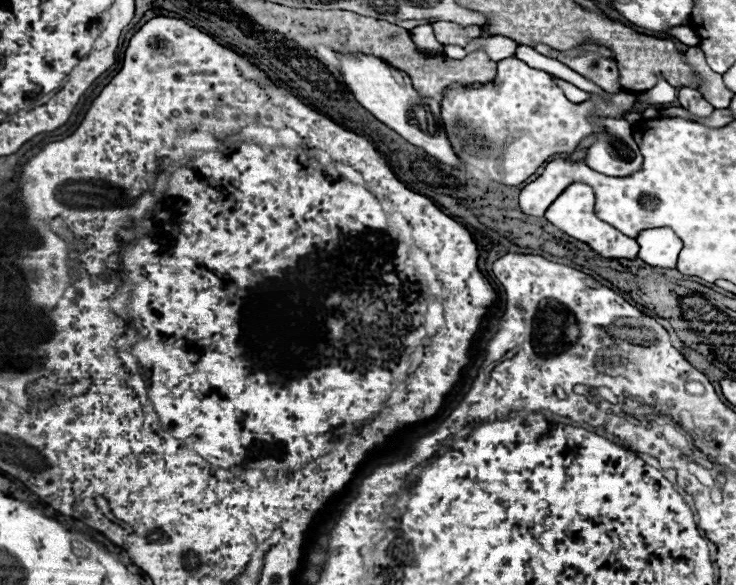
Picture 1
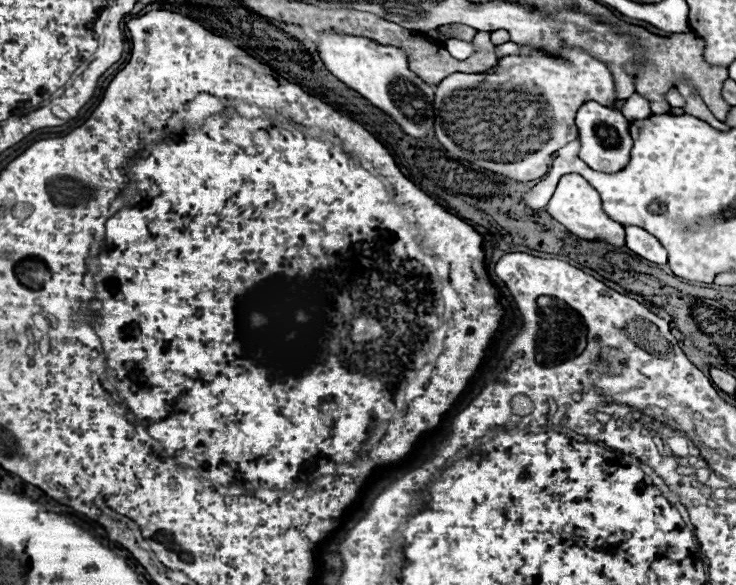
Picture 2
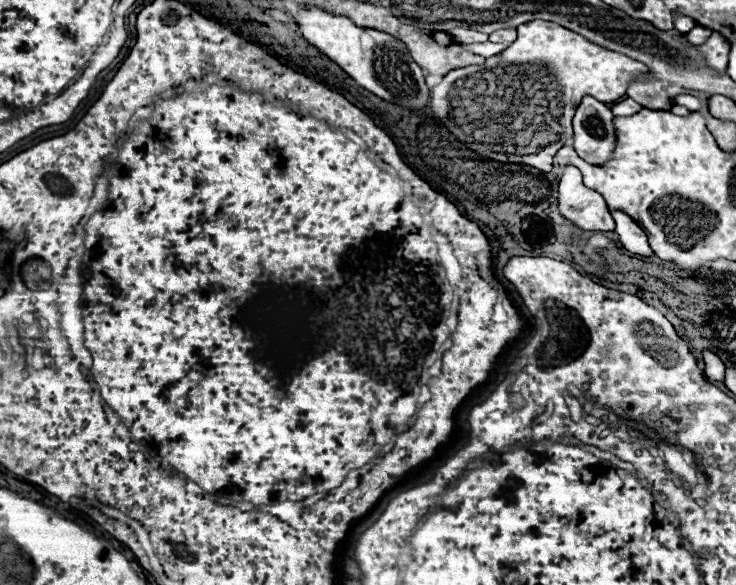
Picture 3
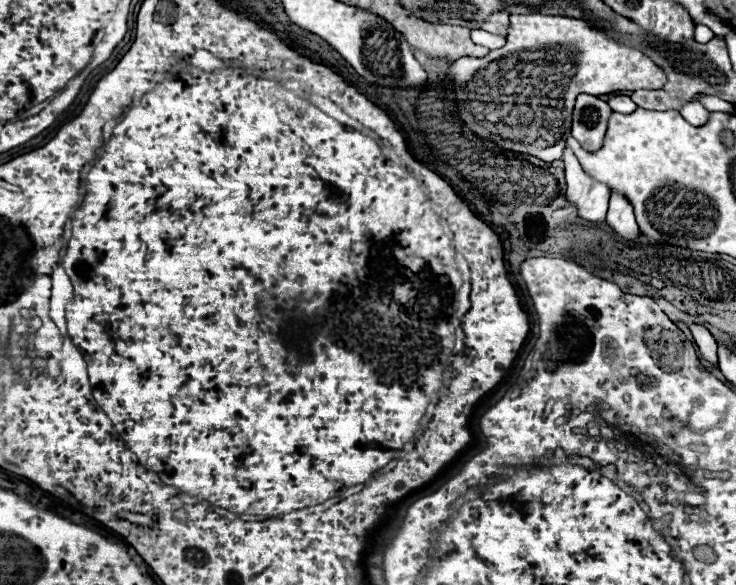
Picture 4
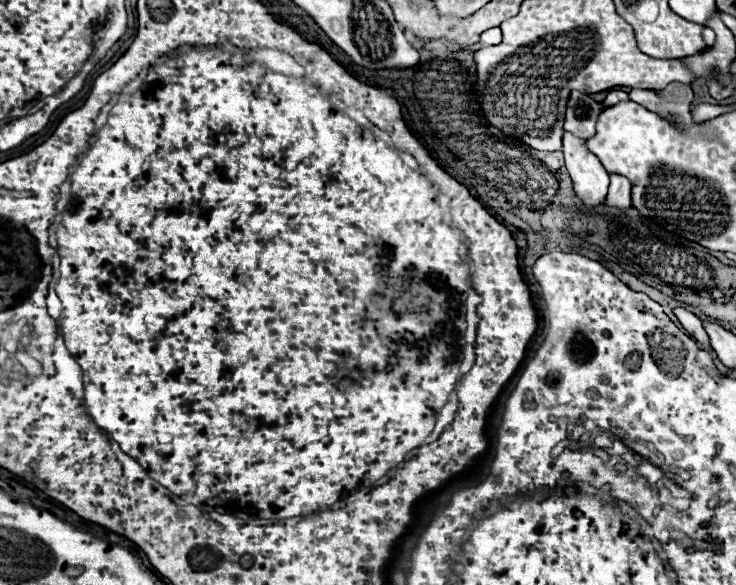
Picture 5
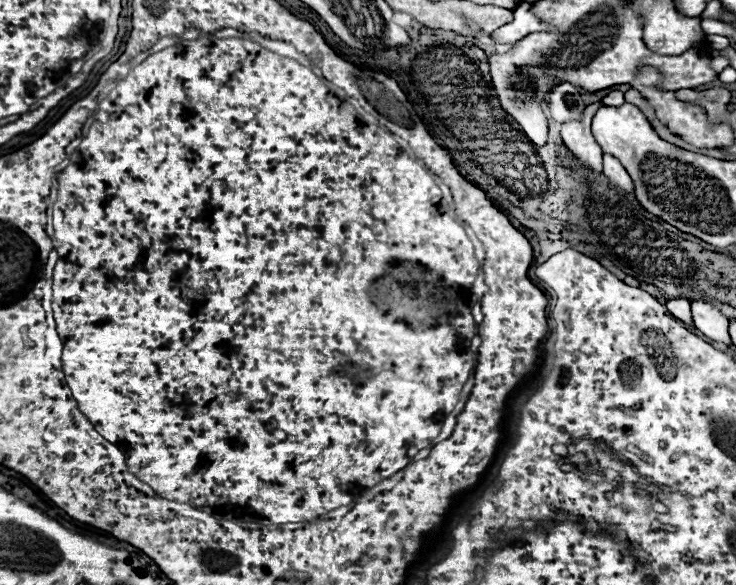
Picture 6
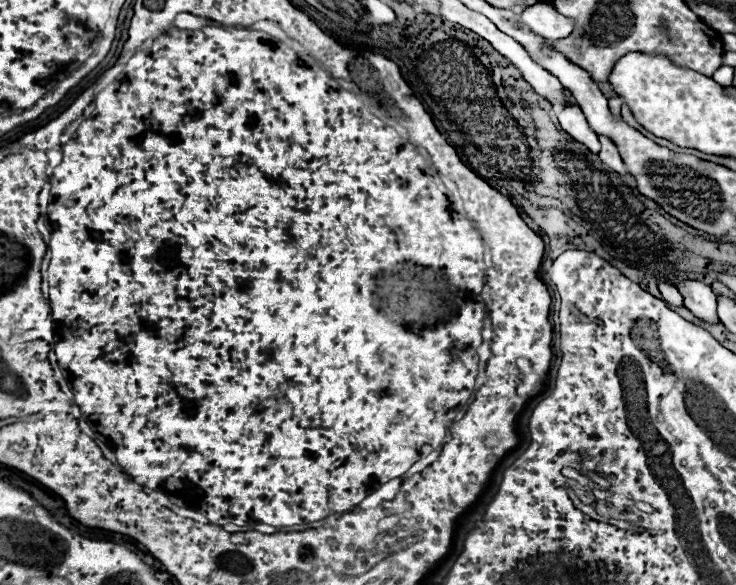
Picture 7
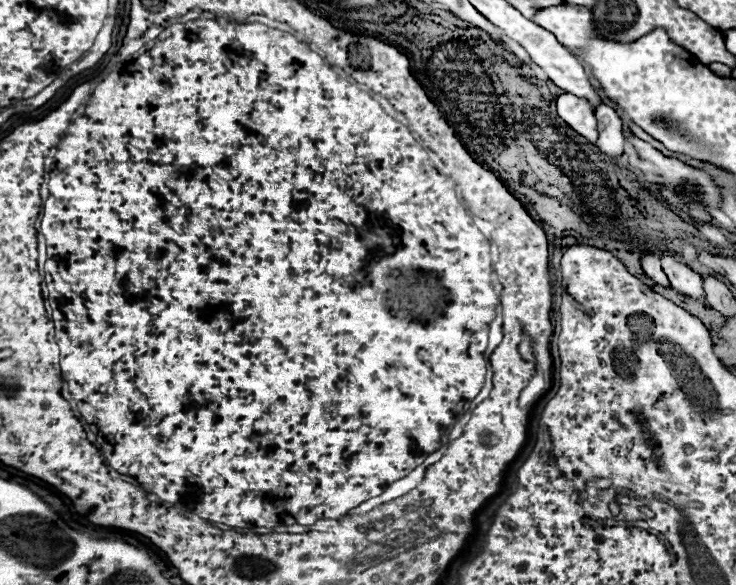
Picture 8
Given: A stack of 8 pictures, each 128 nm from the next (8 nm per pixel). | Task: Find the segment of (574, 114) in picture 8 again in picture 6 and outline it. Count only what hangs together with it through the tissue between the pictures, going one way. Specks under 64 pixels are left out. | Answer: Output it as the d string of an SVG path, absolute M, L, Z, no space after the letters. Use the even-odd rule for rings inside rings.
M594 104L588 106L582 112L582 118L578 120L568 120L562 124L560 136L564 140L564 144L570 148L570 152L584 164L588 164L588 168L592 168L594 172L600 172L600 164L602 164L602 148L598 146L598 142L594 140L592 132L590 132L590 120L594 114Z

